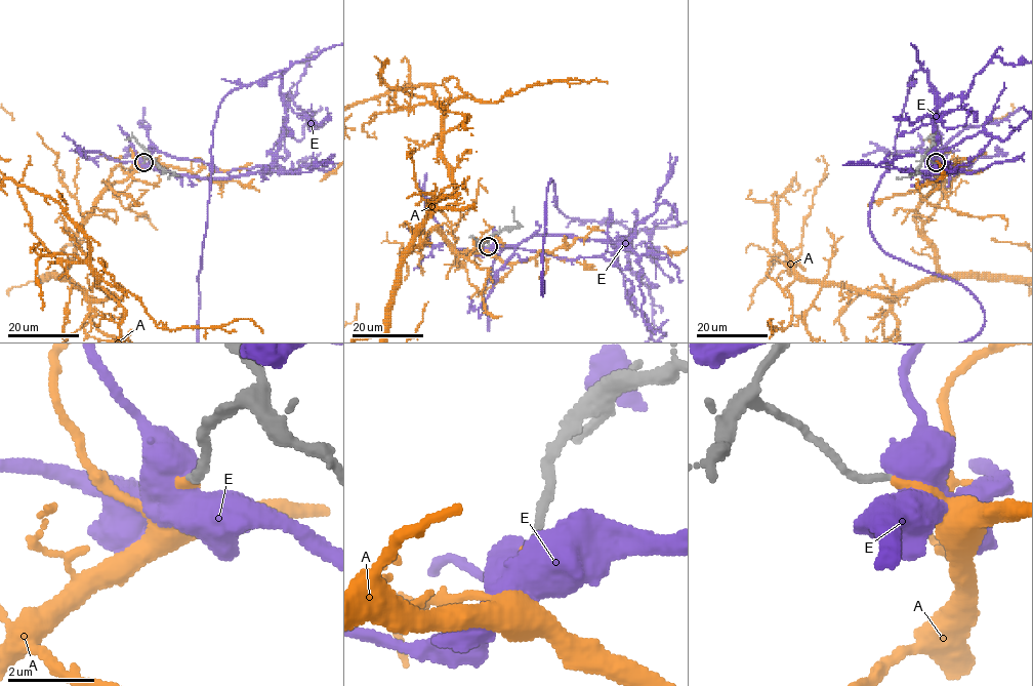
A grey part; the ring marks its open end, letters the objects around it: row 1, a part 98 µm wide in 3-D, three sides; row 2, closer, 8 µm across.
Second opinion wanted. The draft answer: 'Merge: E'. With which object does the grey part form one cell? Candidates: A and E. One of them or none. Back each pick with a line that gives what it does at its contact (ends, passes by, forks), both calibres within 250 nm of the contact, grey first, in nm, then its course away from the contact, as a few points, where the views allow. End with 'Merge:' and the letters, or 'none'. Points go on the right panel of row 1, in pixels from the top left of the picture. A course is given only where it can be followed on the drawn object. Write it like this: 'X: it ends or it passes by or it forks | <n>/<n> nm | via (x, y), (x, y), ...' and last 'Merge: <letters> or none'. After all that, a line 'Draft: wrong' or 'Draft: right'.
A: it ends | 170/200 nm
Merge: A
Draft: wrong

